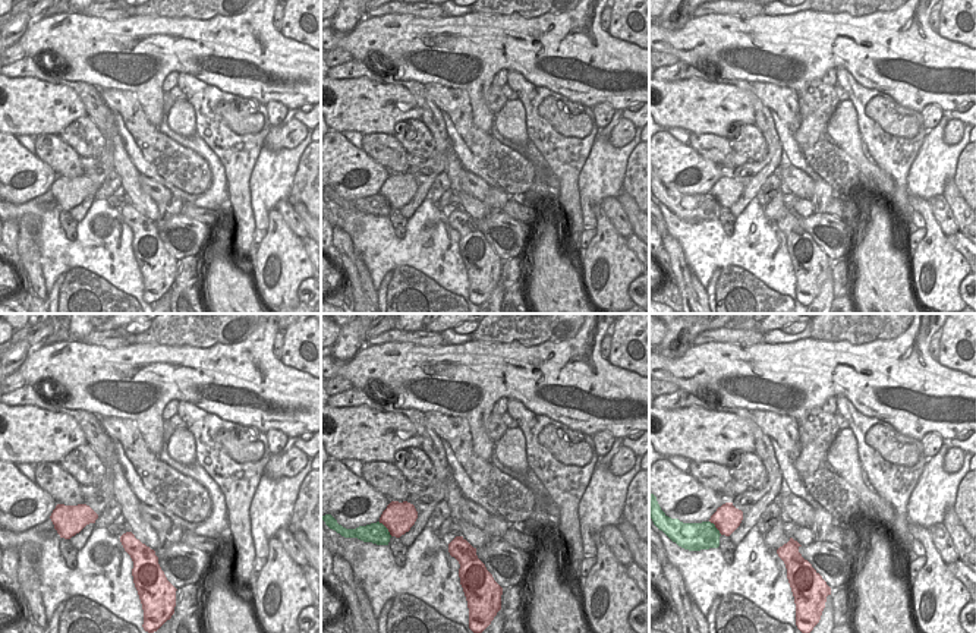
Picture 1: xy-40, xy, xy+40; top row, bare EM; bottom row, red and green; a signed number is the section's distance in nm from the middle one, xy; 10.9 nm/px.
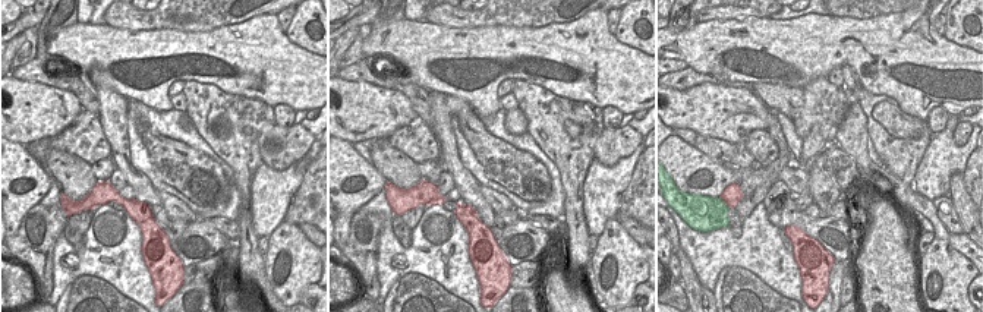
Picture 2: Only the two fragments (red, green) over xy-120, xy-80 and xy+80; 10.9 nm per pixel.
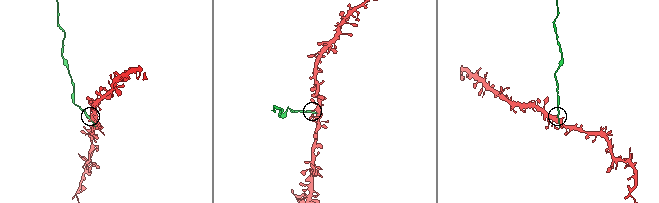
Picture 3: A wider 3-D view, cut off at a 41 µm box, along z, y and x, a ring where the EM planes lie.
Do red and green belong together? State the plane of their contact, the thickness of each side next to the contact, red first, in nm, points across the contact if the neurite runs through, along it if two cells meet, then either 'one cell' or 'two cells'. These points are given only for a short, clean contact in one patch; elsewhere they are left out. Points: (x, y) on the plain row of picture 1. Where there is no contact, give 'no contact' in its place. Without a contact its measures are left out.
meets red in xy; 340 nm thick on the red side, 220 nm on the other; border along xy (378, 194), (392, 207); two cells

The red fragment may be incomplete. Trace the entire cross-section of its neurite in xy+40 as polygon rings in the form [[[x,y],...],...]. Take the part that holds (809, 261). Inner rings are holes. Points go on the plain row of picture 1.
[[[790,210],[777,221],[787,240],[787,251],[796,275],[796,297],[803,306],[809,306],[819,295],[831,259],[812,236],[802,229],[802,217]]]

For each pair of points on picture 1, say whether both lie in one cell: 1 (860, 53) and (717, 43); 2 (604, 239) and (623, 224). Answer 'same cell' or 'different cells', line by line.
1: same cell
2: different cells

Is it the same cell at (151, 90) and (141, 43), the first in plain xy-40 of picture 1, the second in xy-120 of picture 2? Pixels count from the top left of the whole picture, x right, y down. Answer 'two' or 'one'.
one

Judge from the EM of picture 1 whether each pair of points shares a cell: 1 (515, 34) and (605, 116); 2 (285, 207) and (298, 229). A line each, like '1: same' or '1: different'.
1: different
2: same

